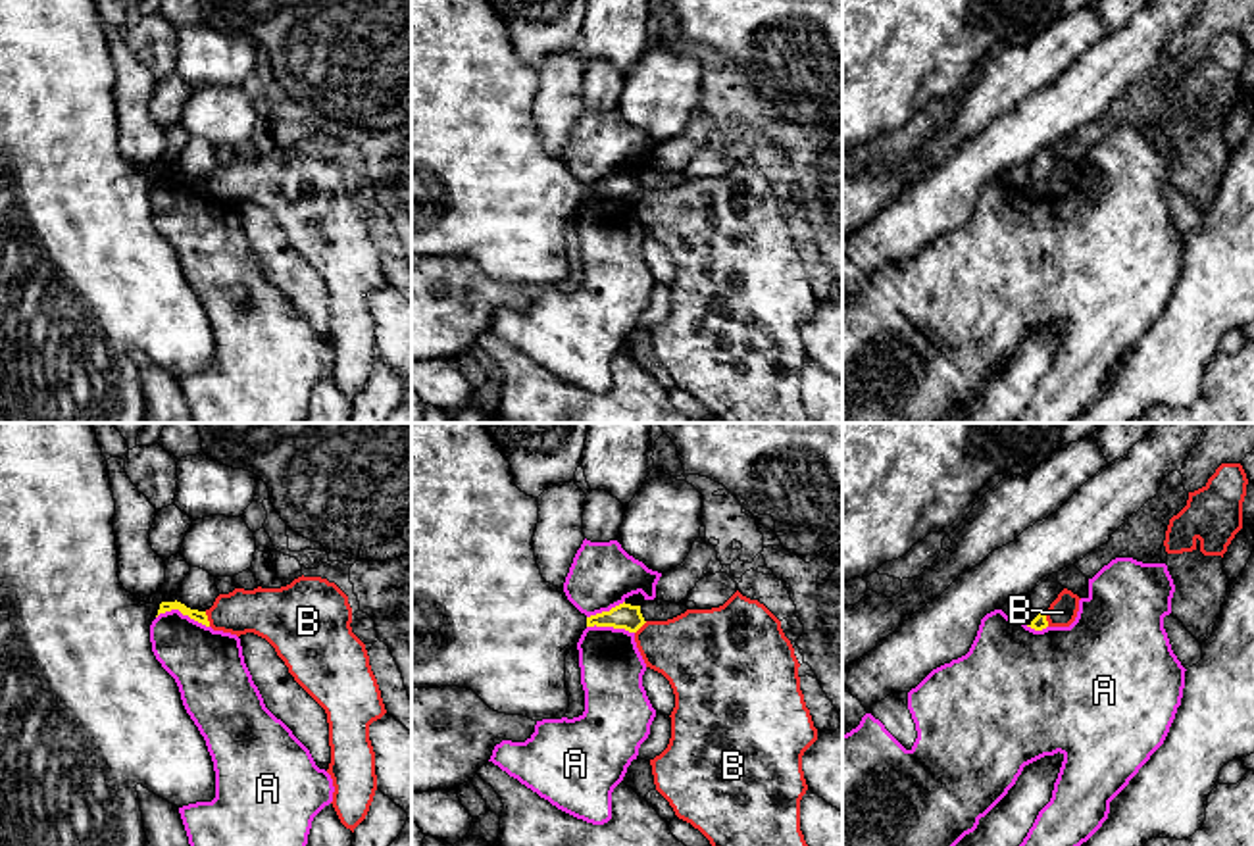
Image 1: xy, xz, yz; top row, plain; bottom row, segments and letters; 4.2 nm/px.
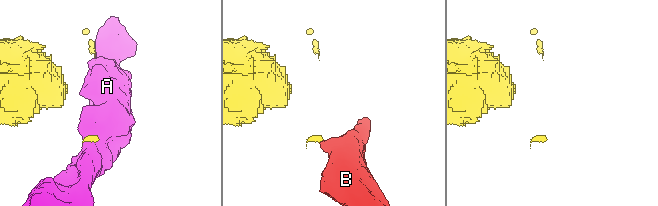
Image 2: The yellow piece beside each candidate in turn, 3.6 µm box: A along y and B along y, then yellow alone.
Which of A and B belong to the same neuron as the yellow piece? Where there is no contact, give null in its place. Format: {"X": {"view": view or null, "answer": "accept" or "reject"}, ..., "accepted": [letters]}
{"A": {"view": "xy", "answer": "reject"}, "B": {"view": "xy", "answer": "reject"}, "accepted": []}

